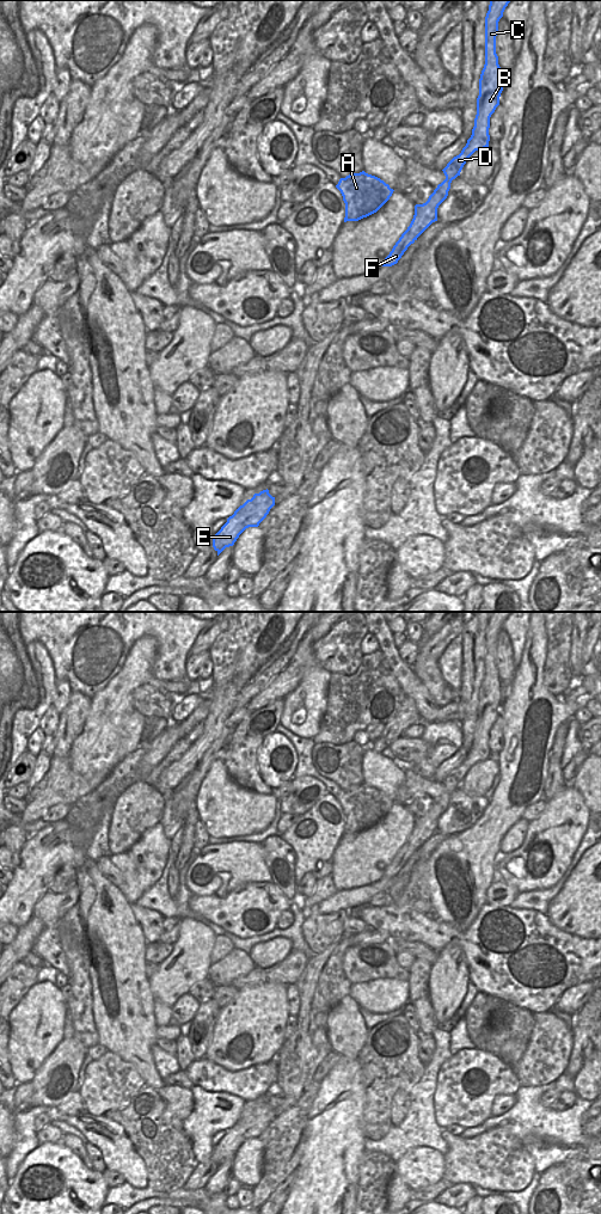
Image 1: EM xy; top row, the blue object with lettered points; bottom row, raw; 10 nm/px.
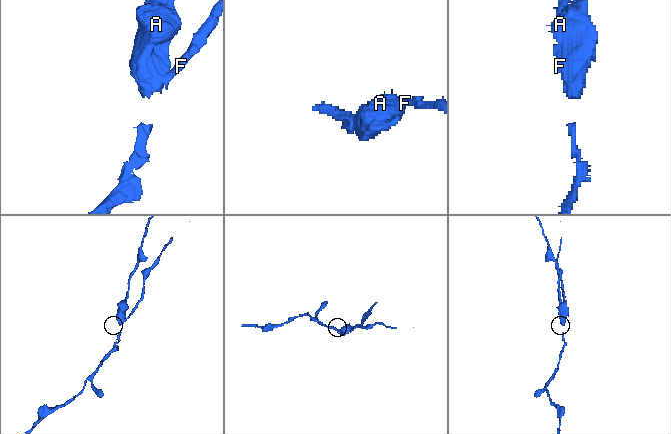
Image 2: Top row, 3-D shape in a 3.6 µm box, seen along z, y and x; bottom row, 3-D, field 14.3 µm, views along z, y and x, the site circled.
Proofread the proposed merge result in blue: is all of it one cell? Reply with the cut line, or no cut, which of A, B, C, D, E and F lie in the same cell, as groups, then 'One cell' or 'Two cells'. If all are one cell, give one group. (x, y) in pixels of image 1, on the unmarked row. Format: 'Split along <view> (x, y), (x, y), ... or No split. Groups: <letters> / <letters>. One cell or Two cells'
Split along xy (387, 868), (385, 877). Groups: A / B C D E F. Two cells

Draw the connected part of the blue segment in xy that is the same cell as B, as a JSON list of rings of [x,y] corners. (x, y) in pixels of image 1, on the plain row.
[[[490,612],[489,623],[485,629],[485,676],[479,691],[477,726],[472,747],[461,765],[454,768],[442,781],[446,791],[437,797],[425,815],[415,817],[413,830],[387,867],[386,878],[397,876],[407,859],[433,834],[437,833],[437,820],[447,810],[452,792],[460,787],[464,777],[476,762],[489,759],[490,729],[499,717],[499,709],[503,703],[503,683],[498,676],[498,668],[496,666],[496,648],[498,645],[498,633],[510,613]]]

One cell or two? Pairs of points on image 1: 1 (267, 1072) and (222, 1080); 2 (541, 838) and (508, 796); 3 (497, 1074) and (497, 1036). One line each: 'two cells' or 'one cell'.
1: one cell
2: two cells
3: two cells

